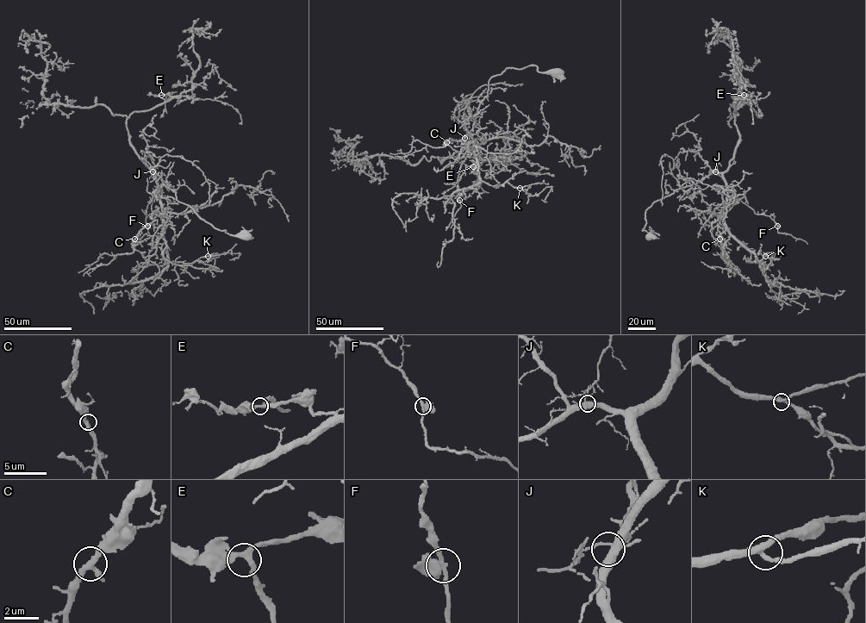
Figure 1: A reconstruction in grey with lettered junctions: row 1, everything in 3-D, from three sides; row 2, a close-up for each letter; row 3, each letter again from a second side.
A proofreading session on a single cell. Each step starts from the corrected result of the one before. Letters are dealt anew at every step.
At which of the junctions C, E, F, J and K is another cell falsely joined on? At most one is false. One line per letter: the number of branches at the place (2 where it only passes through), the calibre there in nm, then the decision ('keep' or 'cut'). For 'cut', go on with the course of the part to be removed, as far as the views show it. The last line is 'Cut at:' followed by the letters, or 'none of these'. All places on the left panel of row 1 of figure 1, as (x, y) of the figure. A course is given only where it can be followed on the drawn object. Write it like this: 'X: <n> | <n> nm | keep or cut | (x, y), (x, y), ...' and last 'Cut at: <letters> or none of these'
C: 3 | 320 nm | keep
E: 3 | 280 nm | keep
F: 3 | 320 nm | keep
J: 3 | 400 nm | keep
K: 3 | 300 nm | keep
Cut at: none of these

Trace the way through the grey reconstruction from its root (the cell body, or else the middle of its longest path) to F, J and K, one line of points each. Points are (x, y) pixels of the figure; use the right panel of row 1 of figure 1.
F: (650, 236), (643, 230), (646, 210), (713, 172), (721, 173), (729, 195), (756, 214), (769, 215), (777, 226)
J: (650, 236), (643, 230), (646, 224), (645, 211), (654, 202), (675, 190), (696, 183), (715, 171)
K: (650, 236), (645, 211), (654, 202), (719, 172), (726, 229), (758, 261), (765, 256)

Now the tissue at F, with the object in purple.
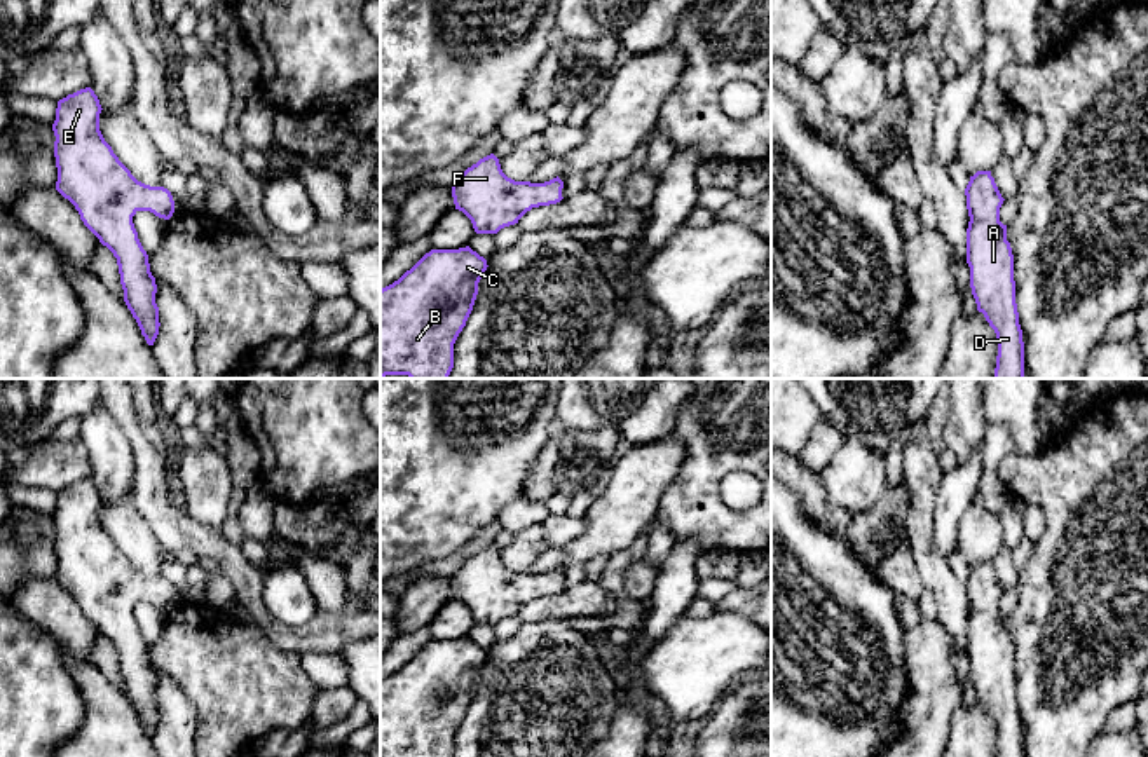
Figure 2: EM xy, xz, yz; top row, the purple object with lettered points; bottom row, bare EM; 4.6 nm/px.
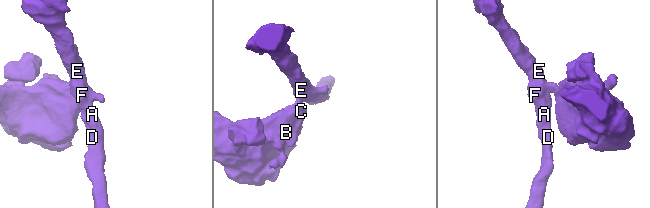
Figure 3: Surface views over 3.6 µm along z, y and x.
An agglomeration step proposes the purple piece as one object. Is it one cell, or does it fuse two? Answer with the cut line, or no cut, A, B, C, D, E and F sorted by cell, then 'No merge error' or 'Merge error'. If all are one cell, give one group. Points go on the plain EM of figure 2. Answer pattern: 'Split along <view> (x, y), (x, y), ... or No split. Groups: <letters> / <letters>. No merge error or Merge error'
No split. Groups: A B C D E F. No merge error

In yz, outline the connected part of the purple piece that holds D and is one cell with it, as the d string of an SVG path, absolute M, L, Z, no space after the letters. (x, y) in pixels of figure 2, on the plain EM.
M977 562L965 579L968 619L967 654L977 701L996 724L996 757L1024 757L1014 672L1014 645L1007 616L1000 612L1003 588L991 562Z

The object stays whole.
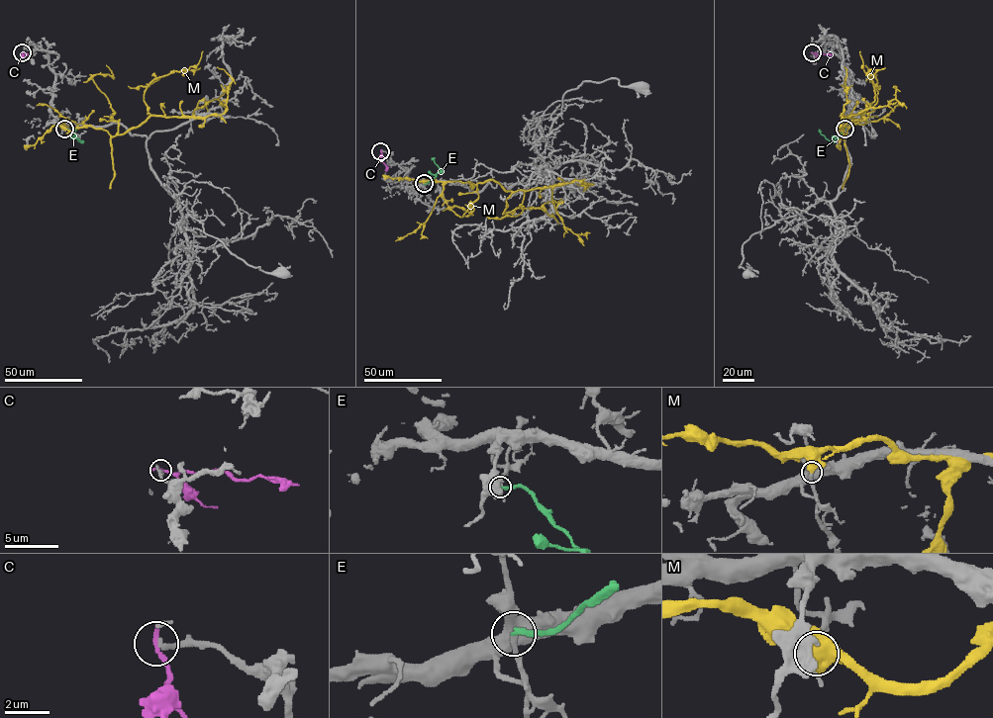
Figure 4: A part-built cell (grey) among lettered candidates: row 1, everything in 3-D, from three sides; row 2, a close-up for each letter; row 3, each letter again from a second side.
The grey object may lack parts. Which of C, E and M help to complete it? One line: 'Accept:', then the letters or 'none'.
Accept: none

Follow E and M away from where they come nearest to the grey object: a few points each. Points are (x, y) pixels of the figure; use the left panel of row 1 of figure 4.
E: (64, 129), (82, 141), (75, 134), (75, 129)
M: (64, 129), (74, 131), (90, 125), (114, 135), (138, 127), (150, 116), (221, 115), (232, 78), (217, 67)

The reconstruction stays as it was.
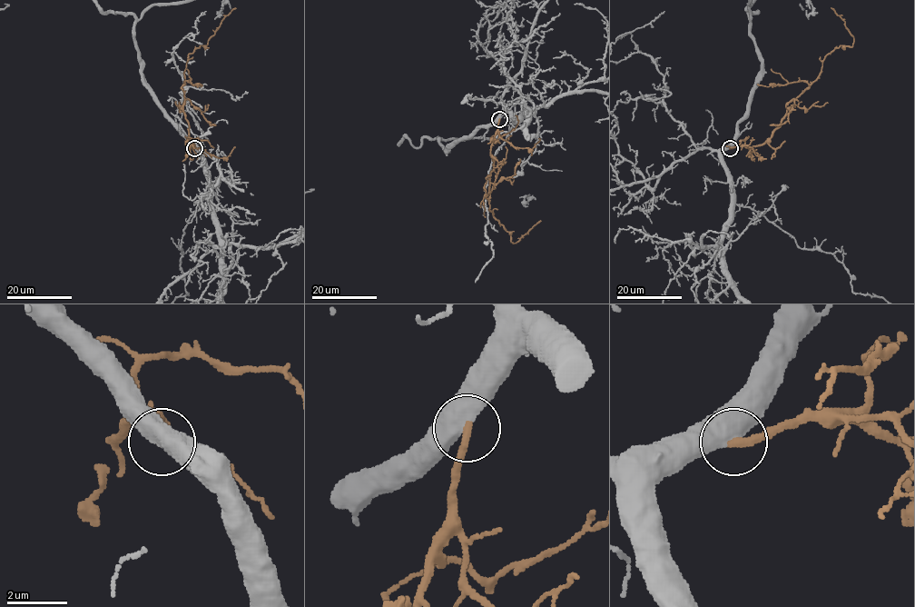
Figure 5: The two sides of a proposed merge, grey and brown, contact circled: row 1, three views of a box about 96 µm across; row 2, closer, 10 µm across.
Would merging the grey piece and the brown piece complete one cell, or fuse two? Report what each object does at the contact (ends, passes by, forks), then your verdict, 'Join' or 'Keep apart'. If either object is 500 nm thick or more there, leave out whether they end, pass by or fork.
Join

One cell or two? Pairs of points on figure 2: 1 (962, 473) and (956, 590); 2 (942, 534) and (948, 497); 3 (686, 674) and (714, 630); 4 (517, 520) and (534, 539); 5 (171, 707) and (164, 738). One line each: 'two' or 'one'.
1: two
2: one
3: one
4: two
5: one

